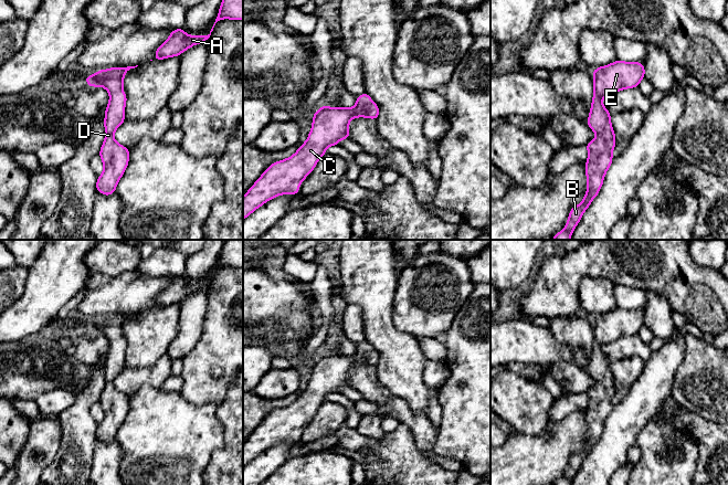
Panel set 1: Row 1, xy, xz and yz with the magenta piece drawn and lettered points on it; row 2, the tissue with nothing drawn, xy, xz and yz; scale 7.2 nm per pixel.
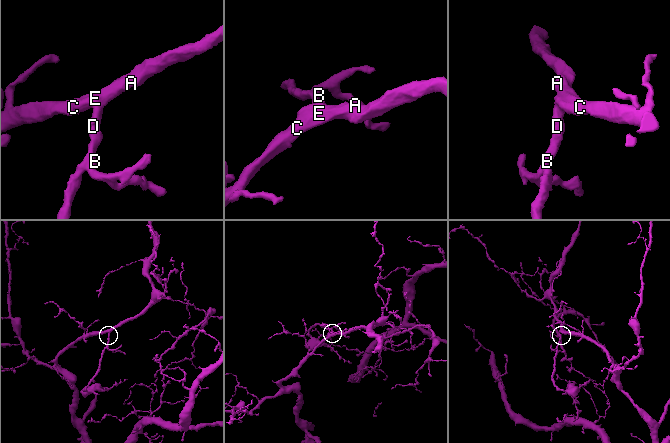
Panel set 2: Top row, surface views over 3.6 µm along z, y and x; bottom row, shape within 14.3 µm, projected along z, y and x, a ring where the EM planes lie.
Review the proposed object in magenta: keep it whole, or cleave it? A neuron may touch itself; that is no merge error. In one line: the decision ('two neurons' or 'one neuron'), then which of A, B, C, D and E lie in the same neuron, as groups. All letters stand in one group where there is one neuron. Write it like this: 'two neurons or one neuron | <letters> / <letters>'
one neuron | A B C D E

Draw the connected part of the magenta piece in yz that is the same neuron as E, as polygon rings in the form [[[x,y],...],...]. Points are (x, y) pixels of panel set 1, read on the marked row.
[[[620,60],[600,66],[593,70],[592,73],[594,94],[587,124],[595,133],[597,137],[585,145],[589,152],[585,162],[587,193],[580,204],[571,208],[565,229],[556,233],[552,240],[570,240],[583,212],[598,196],[604,176],[612,164],[612,151],[616,146],[615,133],[611,125],[611,115],[603,106],[603,97],[622,89],[637,87],[645,76],[643,63]]]

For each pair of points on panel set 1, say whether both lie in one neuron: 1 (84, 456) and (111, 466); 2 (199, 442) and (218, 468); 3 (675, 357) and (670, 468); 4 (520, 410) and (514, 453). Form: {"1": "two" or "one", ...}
{"1": "two", "2": "two", "3": "two", "4": "two"}

